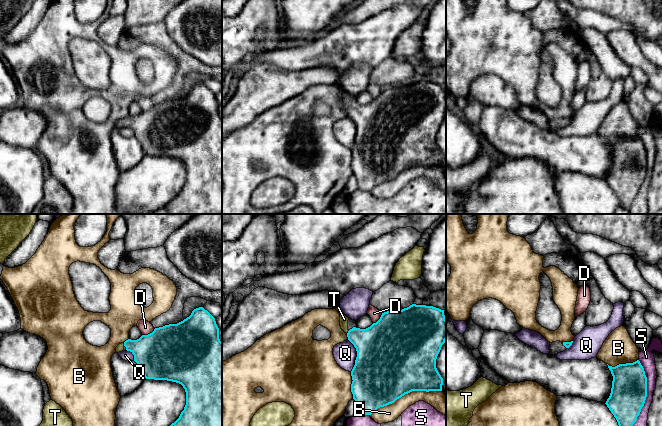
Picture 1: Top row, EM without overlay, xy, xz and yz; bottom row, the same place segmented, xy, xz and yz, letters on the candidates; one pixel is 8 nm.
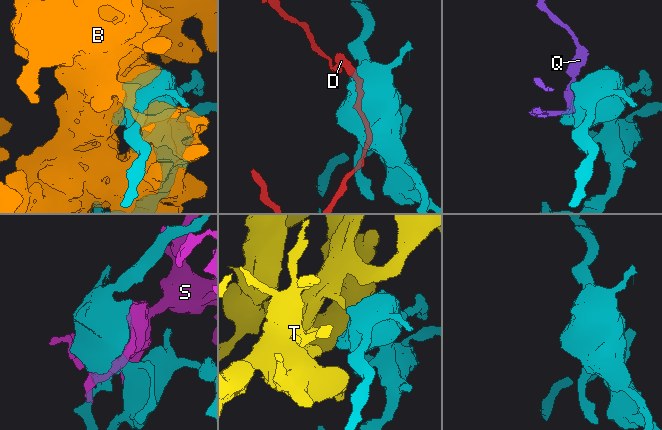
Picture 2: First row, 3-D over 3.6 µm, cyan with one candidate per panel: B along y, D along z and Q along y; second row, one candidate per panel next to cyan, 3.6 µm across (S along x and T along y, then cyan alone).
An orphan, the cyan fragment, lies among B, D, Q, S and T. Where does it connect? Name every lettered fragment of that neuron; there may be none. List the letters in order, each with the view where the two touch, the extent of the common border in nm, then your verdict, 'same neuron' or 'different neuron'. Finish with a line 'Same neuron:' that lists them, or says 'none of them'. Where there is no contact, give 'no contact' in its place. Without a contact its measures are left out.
B: xz | 600 nm | different neuron
D: xy | 130 nm | different neuron
Q: xz | 260 nm | different neuron
S: yz | 600 nm | different neuron
T: xz | 40 nm | same neuron
Same neuron: T

